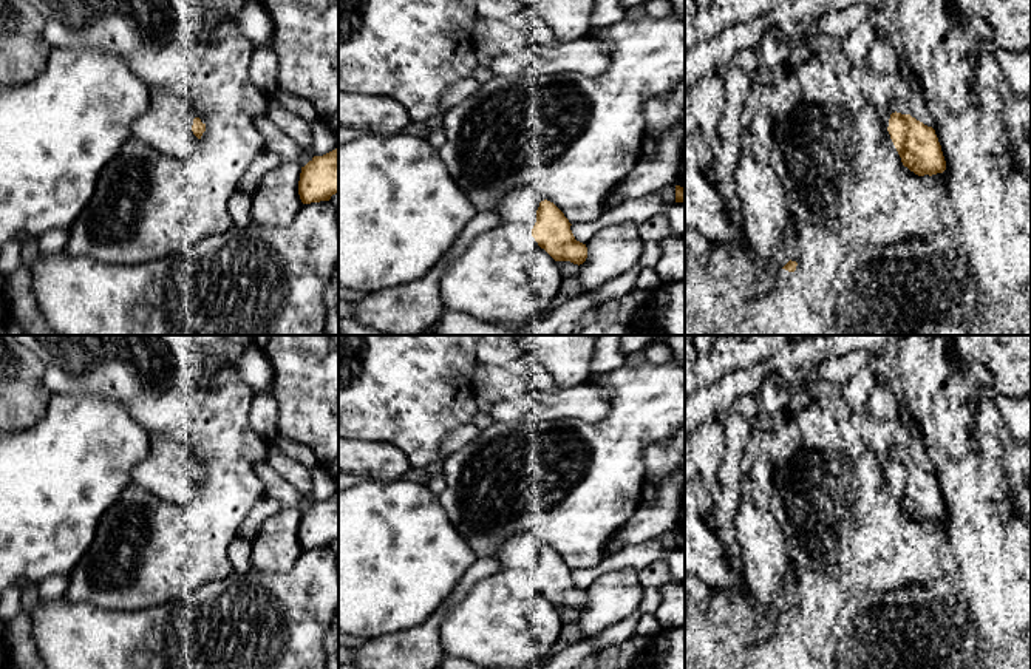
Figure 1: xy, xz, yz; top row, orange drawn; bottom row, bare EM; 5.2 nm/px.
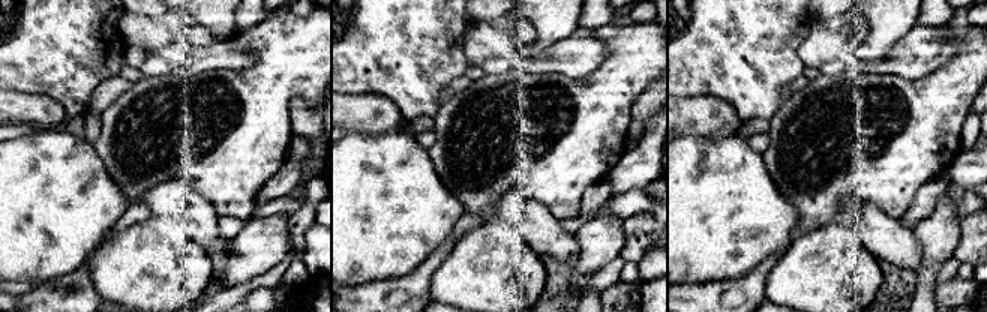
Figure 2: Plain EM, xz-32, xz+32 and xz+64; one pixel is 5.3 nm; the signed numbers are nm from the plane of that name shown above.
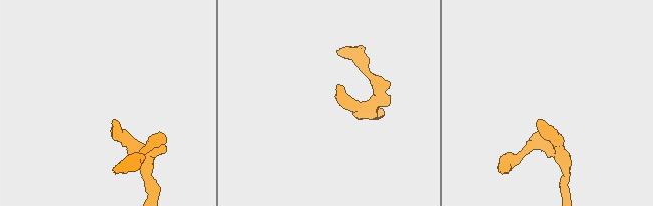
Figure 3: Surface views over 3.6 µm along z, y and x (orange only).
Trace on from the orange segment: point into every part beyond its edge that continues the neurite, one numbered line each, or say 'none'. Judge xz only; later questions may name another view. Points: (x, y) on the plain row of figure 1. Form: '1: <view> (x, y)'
1: xz (517, 552)

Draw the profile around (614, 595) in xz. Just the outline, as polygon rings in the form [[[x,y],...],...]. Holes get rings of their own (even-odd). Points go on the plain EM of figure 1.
[[[623,569],[603,573],[586,593],[587,604],[580,610],[572,638],[592,638],[638,610],[643,587],[637,570]]]

